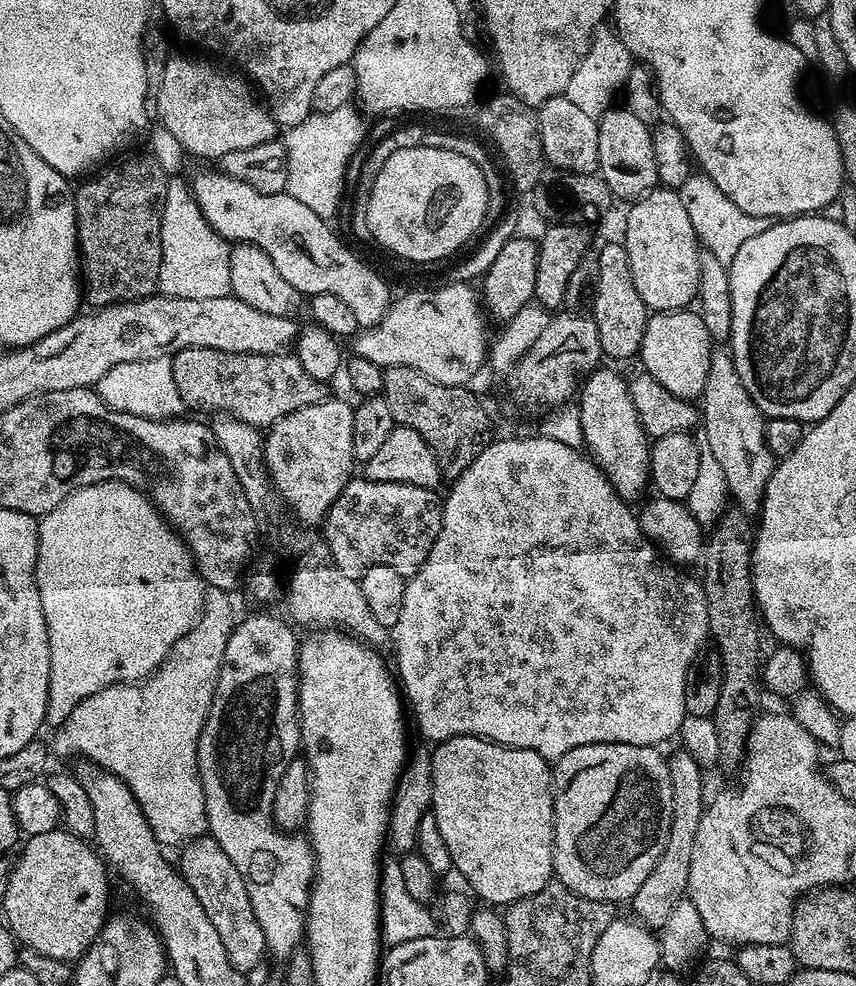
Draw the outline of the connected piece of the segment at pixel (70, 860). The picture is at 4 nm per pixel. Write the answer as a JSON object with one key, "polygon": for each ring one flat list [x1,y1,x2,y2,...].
{"polygon":[[63,827,50,830,50,834,34,834,27,837,23,841,22,847,19,849,20,857,15,857,12,865,12,873,8,879,8,885,6,886,6,894,2,897,2,904,4,904,4,916,8,929,16,935,17,941,23,947,33,948,38,950,38,954,43,956,49,956,50,958,58,958,59,960,66,960,69,962,79,961,80,957,84,955,84,951,96,941,100,936,100,931,104,929,104,922,110,915,110,909,108,909,108,872,110,873,109,865,106,863,103,856,99,851,85,837,75,836,73,832,65,830]]}

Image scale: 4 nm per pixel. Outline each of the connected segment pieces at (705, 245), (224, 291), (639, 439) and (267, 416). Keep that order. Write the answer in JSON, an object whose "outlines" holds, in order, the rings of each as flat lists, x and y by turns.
{"outlines":[[[694,172,678,191,691,225,694,226,697,241,703,249,710,251,725,265,732,263,734,255,738,254,744,242,748,242,756,234,762,234,774,223,770,219,758,218,739,210,738,206,734,205,734,202,731,202,730,198,726,197,726,194,723,194,722,190,719,190,704,173]],[[180,178,169,179,166,190,166,202,162,214,162,266,160,267,159,291,174,298,226,298,232,295,230,286,230,254,232,248,229,241,223,240,210,226,194,198,191,187]],[[597,367,586,377,578,396,583,447,589,448,591,459,600,465,617,494,626,501,636,502,645,495,644,487,647,489,650,484,650,438,634,410,634,402,628,393,628,380,620,377,614,369,604,367]],[[187,348,175,353,171,357,171,362,174,370,174,386,178,386,178,394,182,398,185,409,197,408,200,412,232,416,261,430,275,424,286,414,317,404,326,396,325,385,319,380,310,378,310,374,302,370,294,354,259,356,258,354,234,354,209,348]]]}

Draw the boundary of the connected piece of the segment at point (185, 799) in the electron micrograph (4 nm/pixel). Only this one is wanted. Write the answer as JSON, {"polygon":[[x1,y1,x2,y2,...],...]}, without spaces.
{"polygon":[[208,588,204,593,204,609,200,611,195,626,172,647,170,654,147,680,111,684,106,690,98,690,98,694,90,694,78,702,78,706,70,710,70,718,55,729,55,755,57,752,60,756,80,756,76,758,97,764,126,782,134,798,138,798,138,806,142,806,142,814,146,814,146,822,150,822,150,830,154,830,154,838,158,838,161,846,183,846,208,832,206,798,196,761,198,738,212,705,222,658,226,654,226,642,230,642,230,634,238,623,232,598,221,588]]}

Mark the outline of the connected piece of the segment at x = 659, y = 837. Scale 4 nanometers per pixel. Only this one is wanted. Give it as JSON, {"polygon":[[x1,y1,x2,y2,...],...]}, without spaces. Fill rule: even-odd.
{"polygon":[[629,744,578,746,552,768,554,815,552,818,552,871,567,891,582,898,631,901,664,853,672,821,672,787,666,756,655,747]]}

